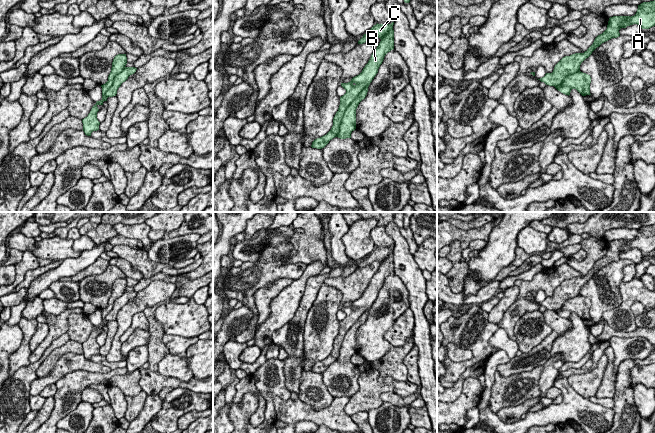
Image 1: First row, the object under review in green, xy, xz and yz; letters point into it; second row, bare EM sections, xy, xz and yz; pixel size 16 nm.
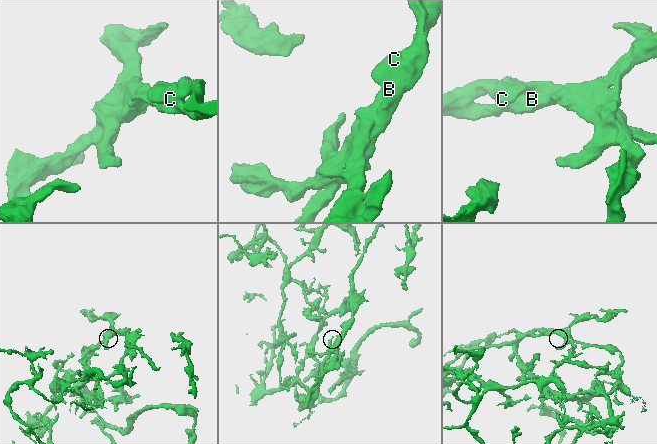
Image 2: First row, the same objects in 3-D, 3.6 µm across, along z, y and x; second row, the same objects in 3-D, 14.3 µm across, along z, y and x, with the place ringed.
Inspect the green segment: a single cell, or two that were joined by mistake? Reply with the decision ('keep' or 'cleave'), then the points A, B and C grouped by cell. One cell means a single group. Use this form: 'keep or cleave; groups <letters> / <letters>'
keep; groups A B C

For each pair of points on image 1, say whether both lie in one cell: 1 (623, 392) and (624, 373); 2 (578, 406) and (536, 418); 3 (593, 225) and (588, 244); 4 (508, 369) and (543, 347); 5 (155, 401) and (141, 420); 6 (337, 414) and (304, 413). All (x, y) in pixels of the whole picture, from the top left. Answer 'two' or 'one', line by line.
1: one
2: one
3: two
4: one
5: one
6: one

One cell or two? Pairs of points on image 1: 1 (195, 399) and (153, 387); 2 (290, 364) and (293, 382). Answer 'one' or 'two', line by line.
1: two
2: one

